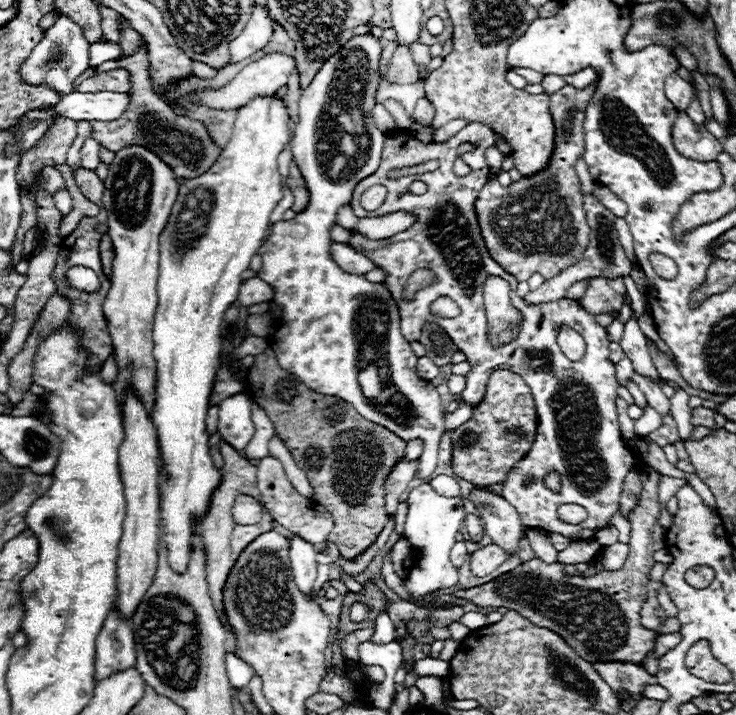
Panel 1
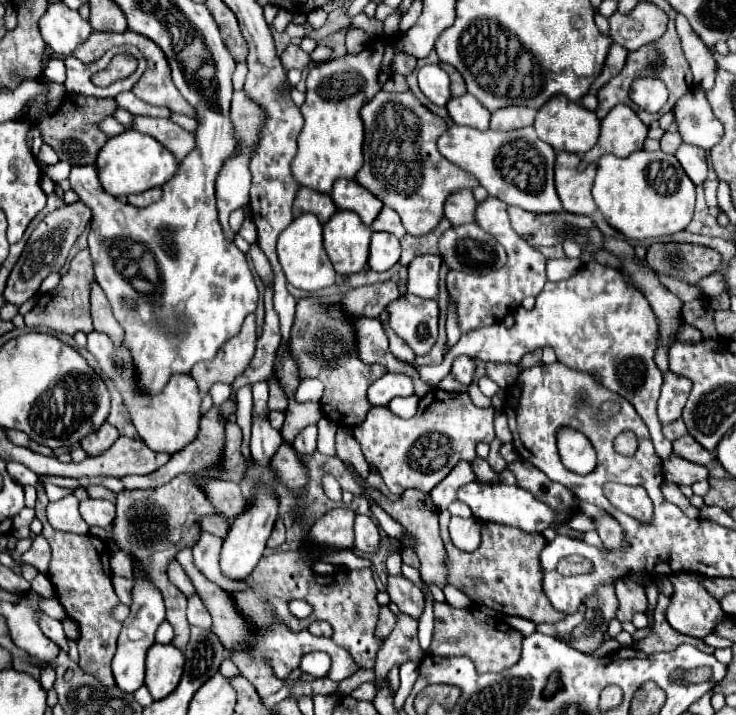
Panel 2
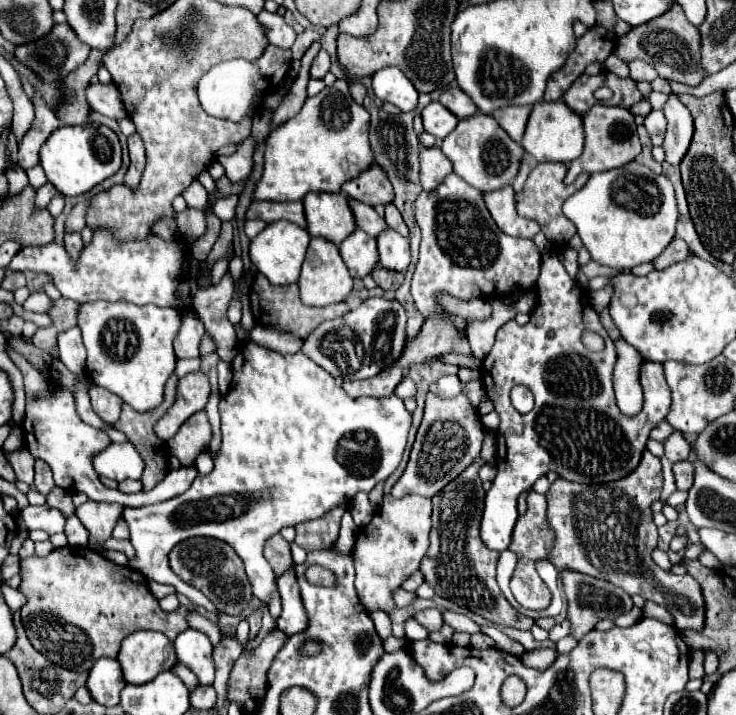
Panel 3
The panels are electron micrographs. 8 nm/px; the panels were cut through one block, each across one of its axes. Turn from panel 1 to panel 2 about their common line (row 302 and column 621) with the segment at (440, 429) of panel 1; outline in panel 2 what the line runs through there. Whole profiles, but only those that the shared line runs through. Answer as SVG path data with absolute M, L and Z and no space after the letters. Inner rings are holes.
M588 262L566 280L546 282L532 310L520 306L514 312L512 328L495 322L492 326L464 334L441 364L422 366L418 372L423 382L436 388L449 373L453 359L460 354L468 354L484 362L518 364L524 354L544 346L550 346L556 352L558 362L578 372L592 374L600 386L626 398L646 422L658 456L662 460L670 456L672 442L662 434L662 424L658 422L656 414L656 400L662 386L662 372L654 364L654 350L658 346L658 318L654 318L648 300L638 290L630 288L616 268Z

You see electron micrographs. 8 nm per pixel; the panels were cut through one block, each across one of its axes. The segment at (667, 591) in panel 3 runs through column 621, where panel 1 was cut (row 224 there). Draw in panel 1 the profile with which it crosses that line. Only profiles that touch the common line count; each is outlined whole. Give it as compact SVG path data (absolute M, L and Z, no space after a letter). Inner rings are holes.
M596 82L586 90L576 90L566 84L562 90L552 94L550 114L554 120L556 134L554 134L554 152L550 156L548 166L534 176L522 176L518 182L512 182L510 186L502 186L496 178L490 178L476 200L476 214L478 214L482 238L486 242L486 248L492 260L496 260L518 282L526 282L534 272L540 272L546 280L550 280L562 270L580 262L584 250L588 248L590 228L586 222L580 182L576 176L576 162L584 154L584 128L582 128L584 114L582 112L586 110L586 104L592 98L594 90L596 90Z

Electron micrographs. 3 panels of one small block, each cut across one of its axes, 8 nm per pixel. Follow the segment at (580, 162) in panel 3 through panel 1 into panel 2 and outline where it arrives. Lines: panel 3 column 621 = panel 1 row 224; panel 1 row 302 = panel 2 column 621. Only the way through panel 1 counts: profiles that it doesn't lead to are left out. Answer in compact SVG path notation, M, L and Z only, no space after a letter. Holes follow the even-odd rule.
M618 104L602 120L600 138L596 146L584 154L584 160L592 164L604 154L628 156L636 150L642 150L646 134L648 126L636 116L636 112L628 104Z

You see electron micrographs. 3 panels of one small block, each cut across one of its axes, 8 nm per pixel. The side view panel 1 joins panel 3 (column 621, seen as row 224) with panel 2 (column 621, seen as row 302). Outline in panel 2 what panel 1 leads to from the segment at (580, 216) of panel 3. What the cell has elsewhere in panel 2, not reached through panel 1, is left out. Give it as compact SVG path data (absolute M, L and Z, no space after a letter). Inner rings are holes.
M634 152L626 158L606 154L598 162L598 174L594 180L592 196L598 210L610 226L622 232L626 238L646 240L666 236L684 230L694 214L696 186L686 178L676 156L656 152Z

